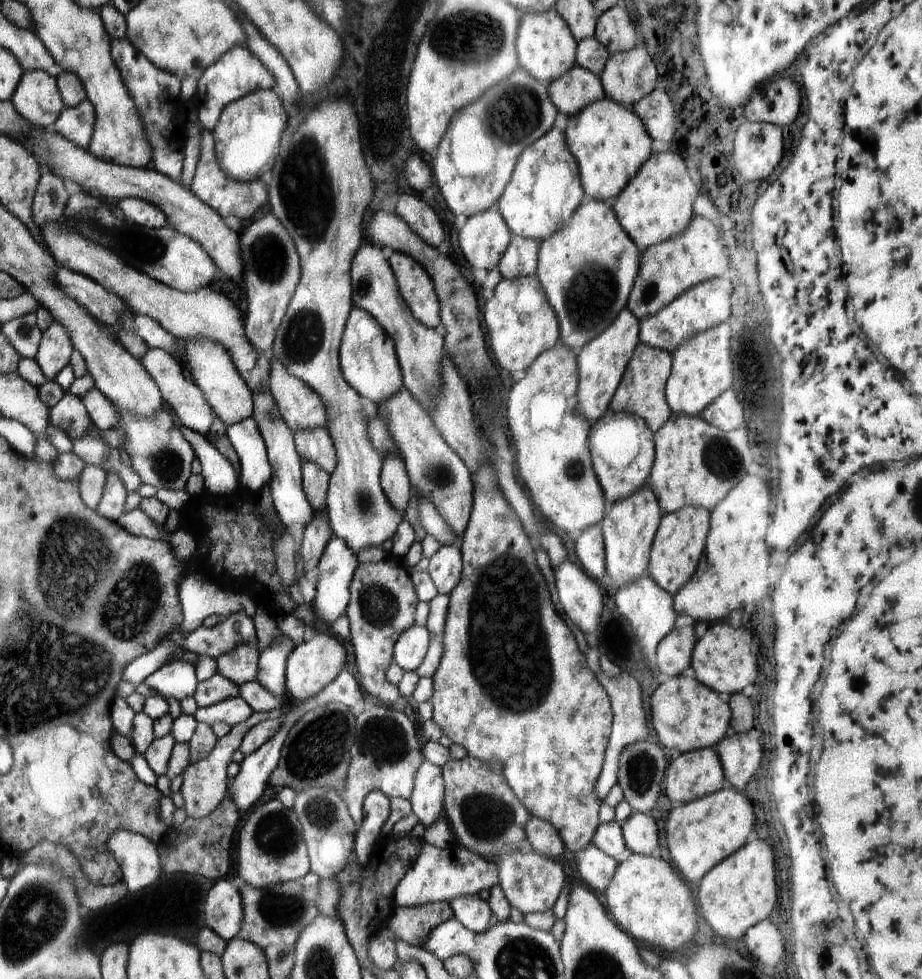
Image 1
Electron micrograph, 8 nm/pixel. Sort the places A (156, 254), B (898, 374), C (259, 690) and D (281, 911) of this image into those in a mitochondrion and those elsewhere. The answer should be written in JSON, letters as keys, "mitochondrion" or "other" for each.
{"A":"mitochondrion","B":"other","C":"other","D":"mitochondrion"}

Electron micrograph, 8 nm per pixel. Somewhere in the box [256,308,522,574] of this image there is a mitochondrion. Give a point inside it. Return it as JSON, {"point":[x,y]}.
{"point":[367,502]}

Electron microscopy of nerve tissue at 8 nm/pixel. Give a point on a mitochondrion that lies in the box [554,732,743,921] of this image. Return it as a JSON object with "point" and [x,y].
{"point":[641,770]}

